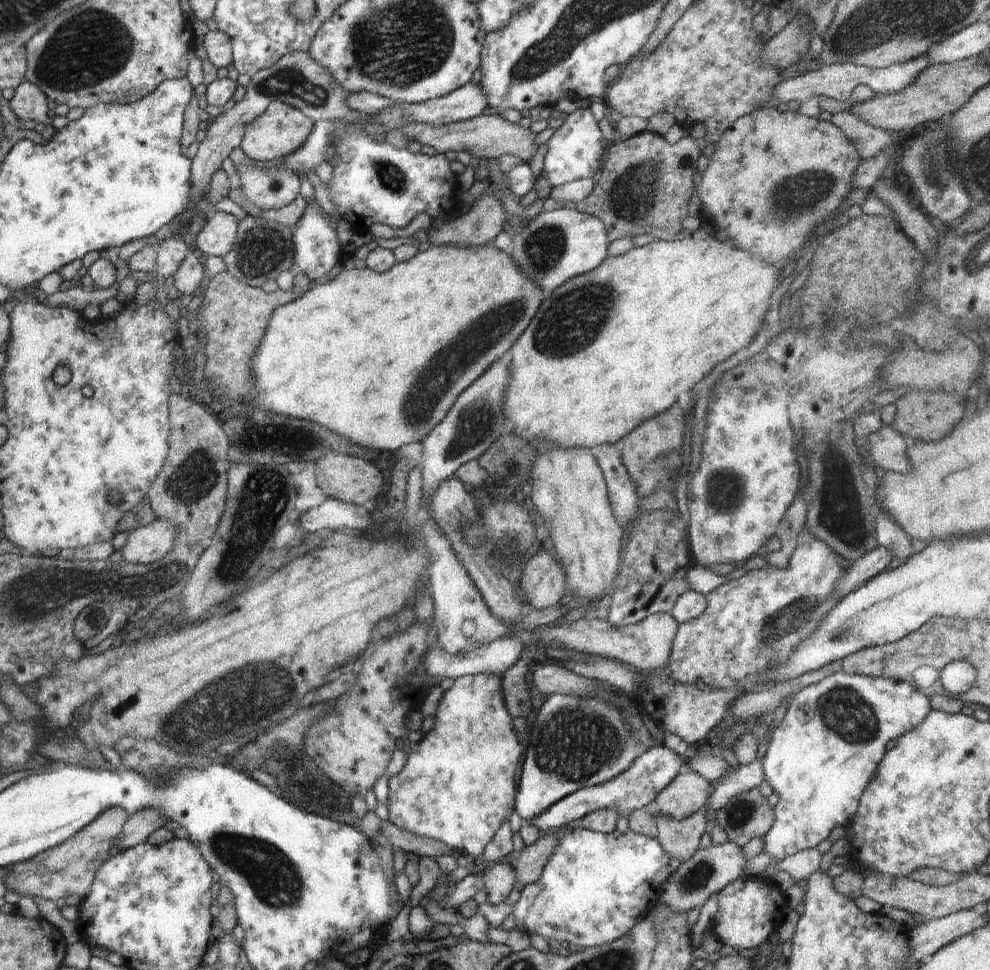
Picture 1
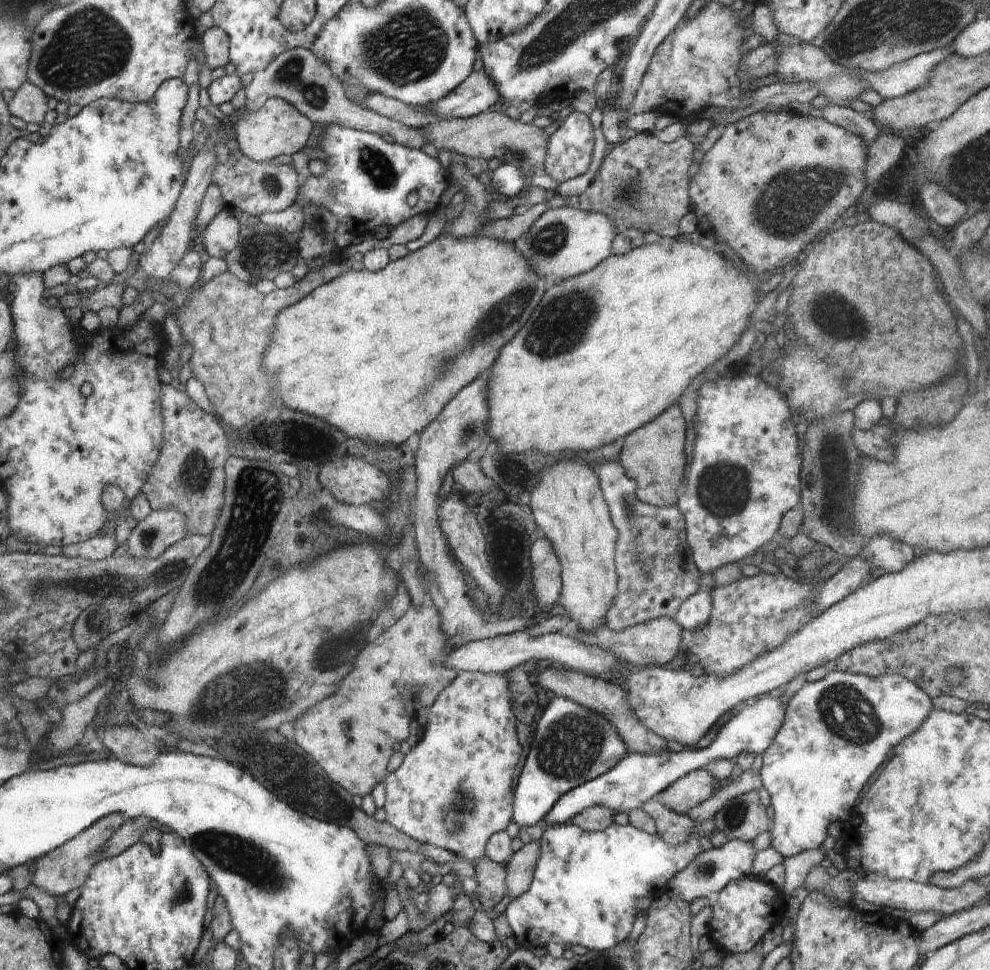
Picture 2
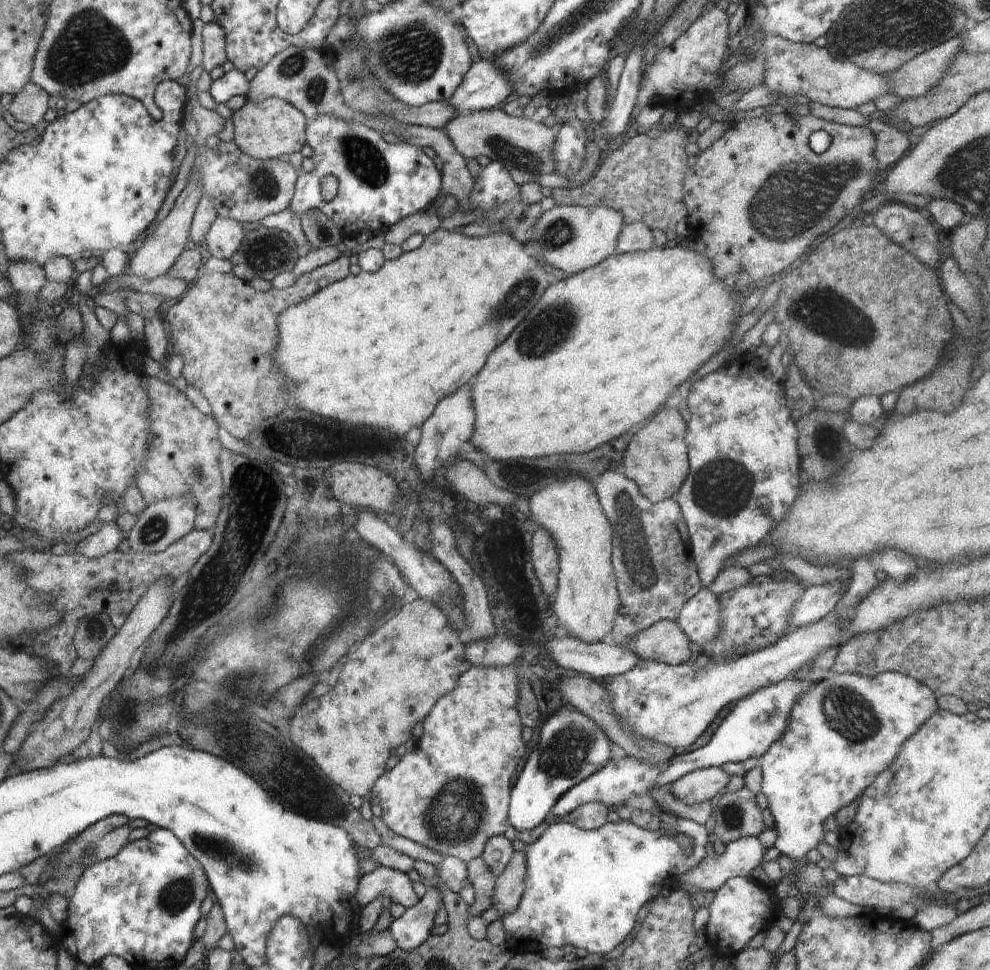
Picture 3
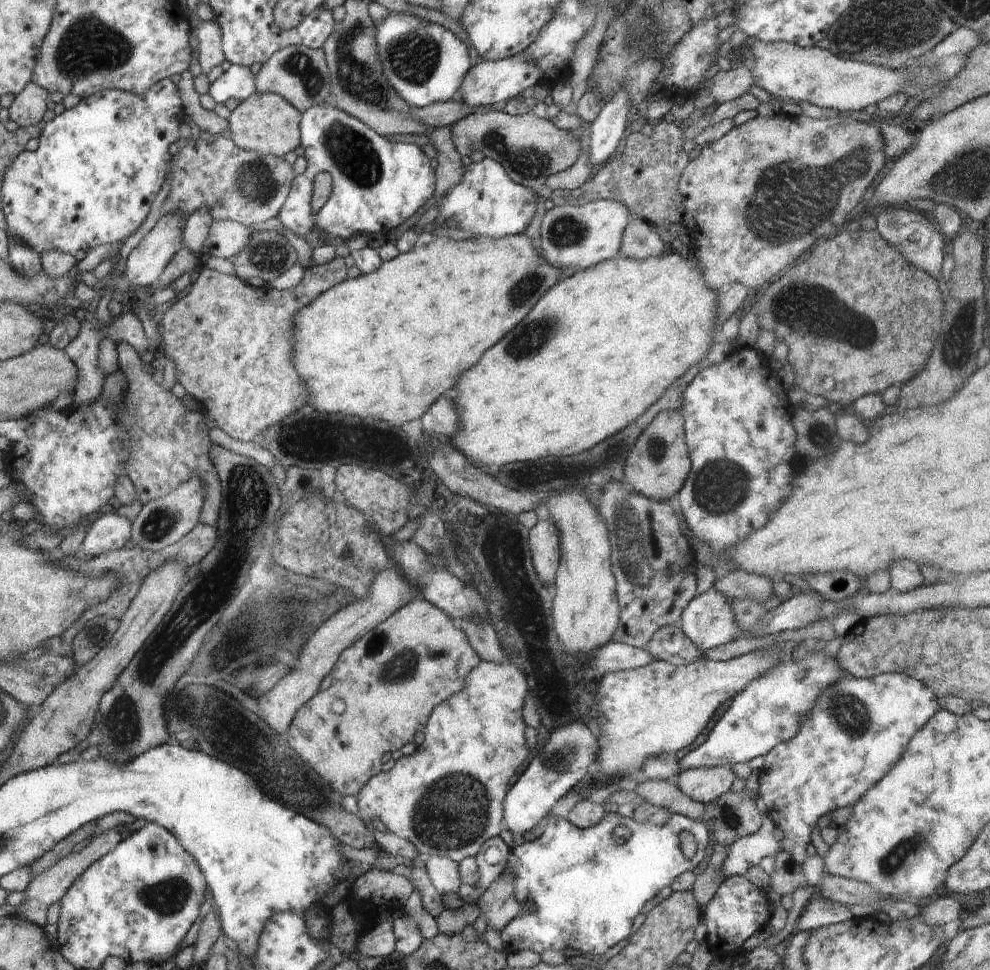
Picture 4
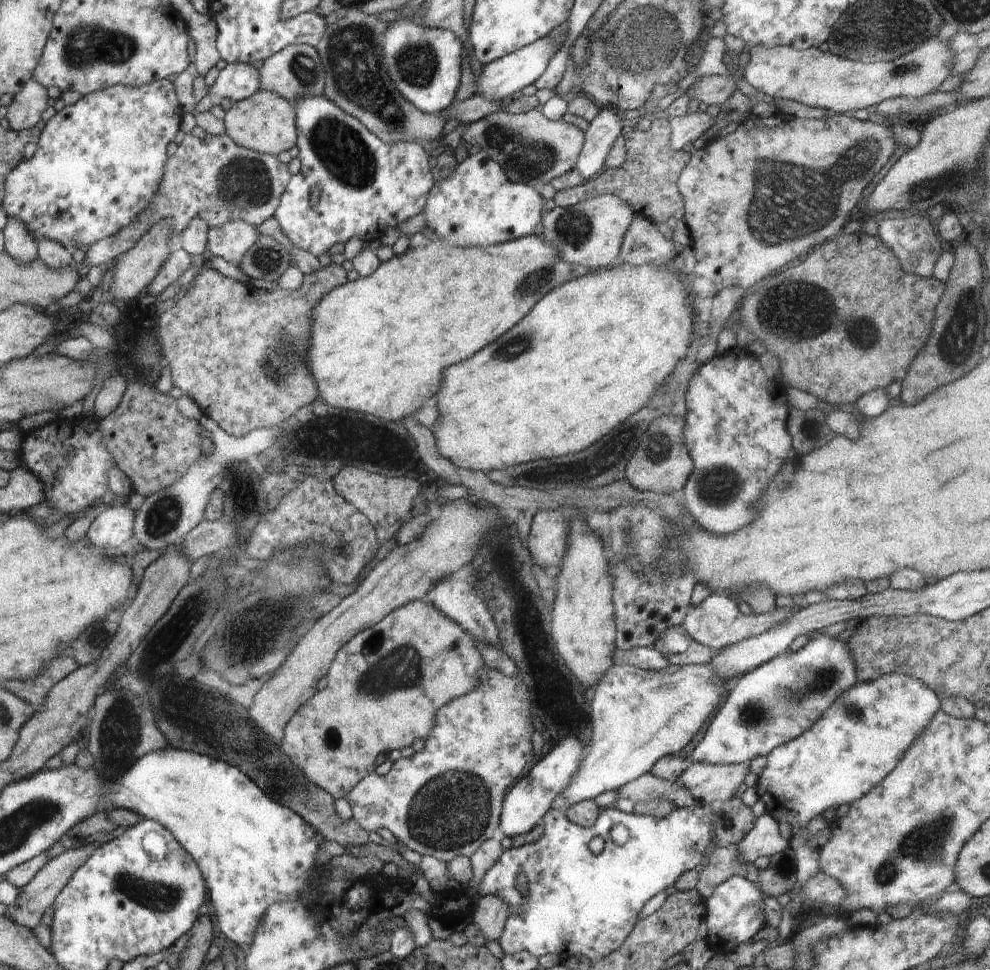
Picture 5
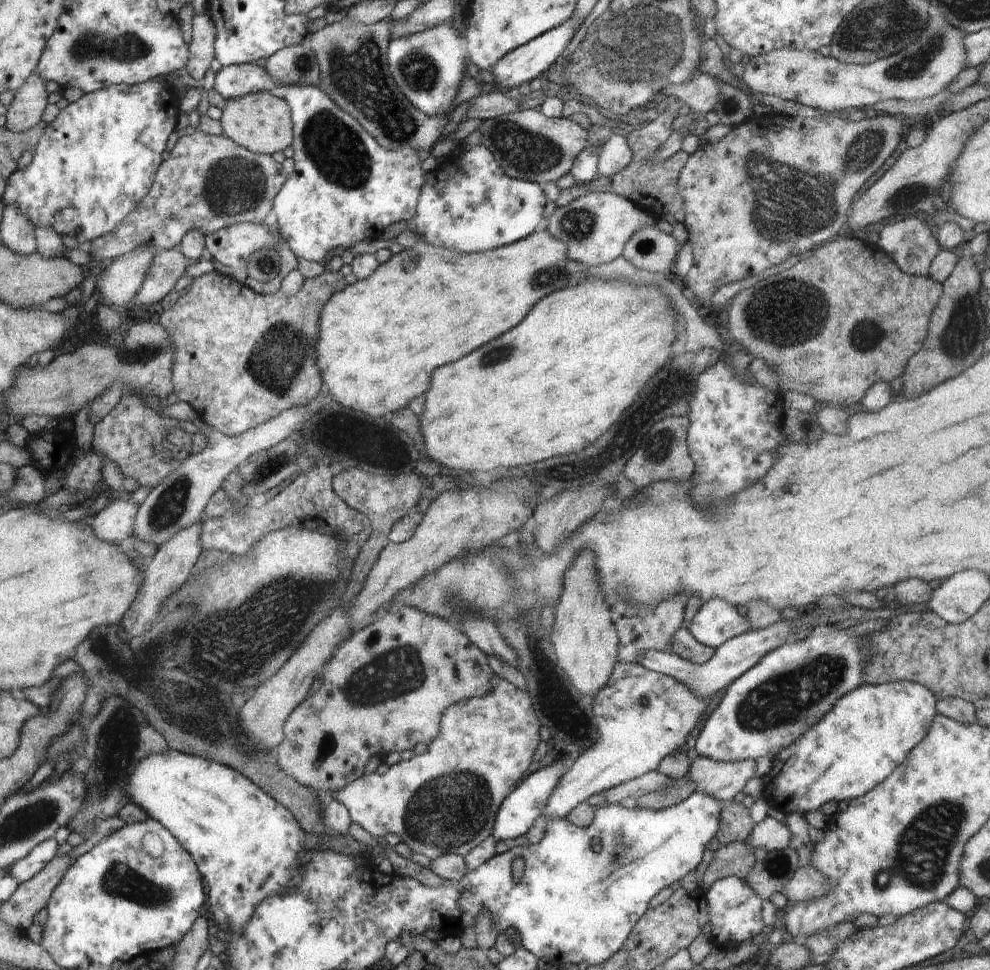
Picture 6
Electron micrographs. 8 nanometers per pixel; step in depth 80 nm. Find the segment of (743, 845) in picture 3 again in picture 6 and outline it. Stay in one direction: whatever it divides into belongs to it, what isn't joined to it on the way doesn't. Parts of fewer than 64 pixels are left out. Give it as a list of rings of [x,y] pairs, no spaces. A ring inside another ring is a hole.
[[[768,815],[759,823],[754,824],[748,836],[748,844],[752,849],[764,848],[767,852],[781,851],[790,844],[791,833],[787,824],[781,824]]]

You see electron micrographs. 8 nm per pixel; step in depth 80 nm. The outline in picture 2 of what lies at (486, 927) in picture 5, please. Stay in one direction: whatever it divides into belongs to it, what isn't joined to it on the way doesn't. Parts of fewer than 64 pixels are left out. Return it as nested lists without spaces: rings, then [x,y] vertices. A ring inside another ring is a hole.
[[[531,841],[515,852],[507,862],[505,883],[507,894],[515,899],[529,889],[534,878],[535,866],[541,855],[540,841]]]

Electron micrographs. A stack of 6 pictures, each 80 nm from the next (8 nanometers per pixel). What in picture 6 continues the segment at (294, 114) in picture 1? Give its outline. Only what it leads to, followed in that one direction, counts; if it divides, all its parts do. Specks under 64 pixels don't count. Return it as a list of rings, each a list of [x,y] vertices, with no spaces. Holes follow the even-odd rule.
[[[259,92],[226,100],[220,121],[223,134],[230,140],[263,155],[282,152],[292,144],[292,109],[282,97],[274,96],[271,92]]]

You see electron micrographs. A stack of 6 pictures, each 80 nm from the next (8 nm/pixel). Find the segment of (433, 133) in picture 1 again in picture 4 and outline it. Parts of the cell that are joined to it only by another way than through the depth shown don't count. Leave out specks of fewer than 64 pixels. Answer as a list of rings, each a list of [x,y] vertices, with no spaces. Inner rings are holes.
[[[482,110],[461,118],[452,126],[453,143],[458,150],[480,150],[488,159],[499,162],[516,183],[536,192],[546,179],[570,168],[581,153],[579,133],[559,129],[536,112],[510,116],[504,111]]]

